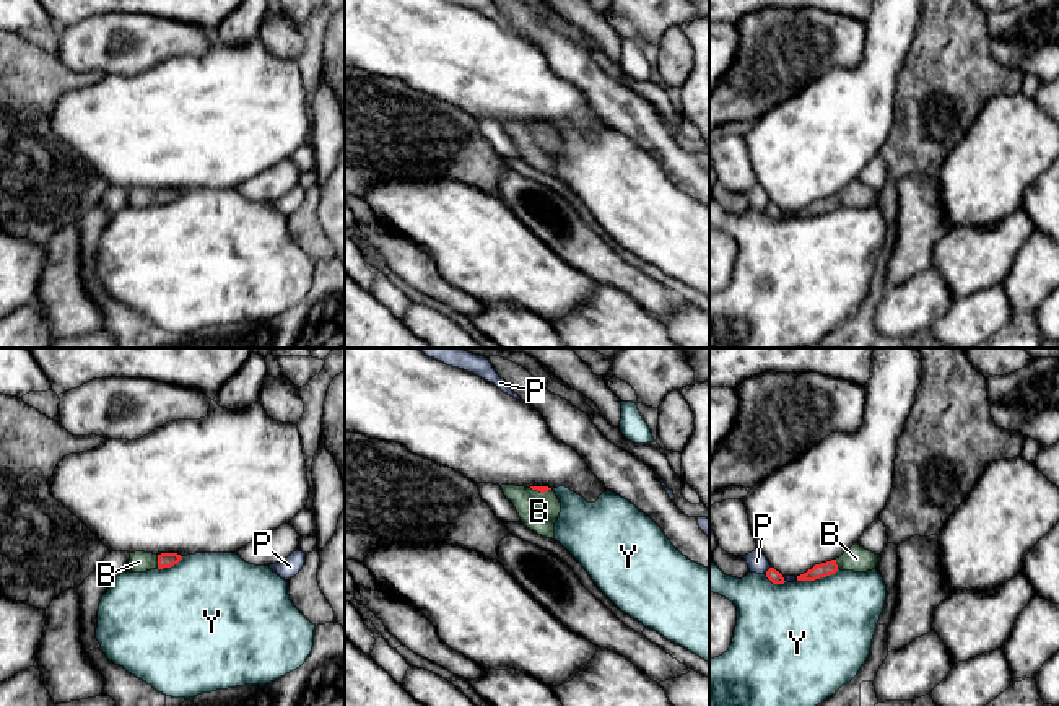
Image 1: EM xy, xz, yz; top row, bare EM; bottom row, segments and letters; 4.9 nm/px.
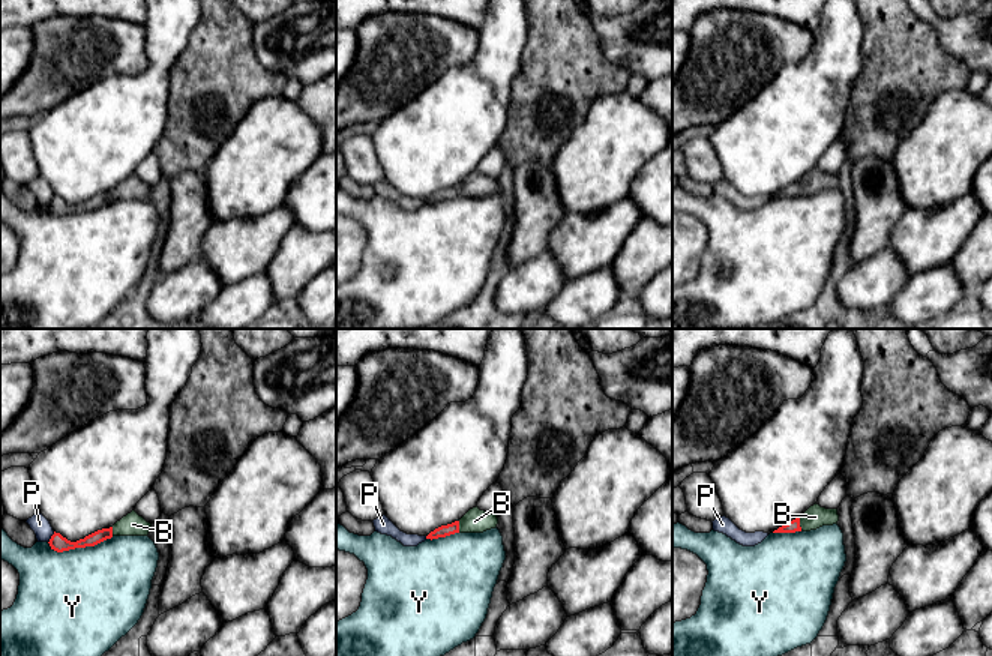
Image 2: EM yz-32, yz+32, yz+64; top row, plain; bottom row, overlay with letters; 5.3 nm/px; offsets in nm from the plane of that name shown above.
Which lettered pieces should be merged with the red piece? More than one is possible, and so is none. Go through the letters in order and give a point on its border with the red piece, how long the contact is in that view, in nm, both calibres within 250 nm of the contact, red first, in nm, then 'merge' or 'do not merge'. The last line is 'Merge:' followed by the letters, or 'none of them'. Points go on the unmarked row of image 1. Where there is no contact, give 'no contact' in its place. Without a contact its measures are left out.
B: xy (158, 197) | 70 nm | 80/110 nm | merge
P: yz (768, 205) | 50 nm | 70/100 nm | do not merge
Y: yz (817, 213) | 220 nm | 70/480 nm | do not merge
Merge: B

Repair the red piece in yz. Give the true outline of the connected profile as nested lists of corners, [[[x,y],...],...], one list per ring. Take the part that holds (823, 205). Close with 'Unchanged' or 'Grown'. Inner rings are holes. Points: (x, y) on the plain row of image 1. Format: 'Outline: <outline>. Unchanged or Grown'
Outline: [[[859,179],[848,184],[839,194],[815,200],[807,208],[797,211],[797,216],[815,216],[841,207],[867,208],[877,203],[878,192]]]. Grown

